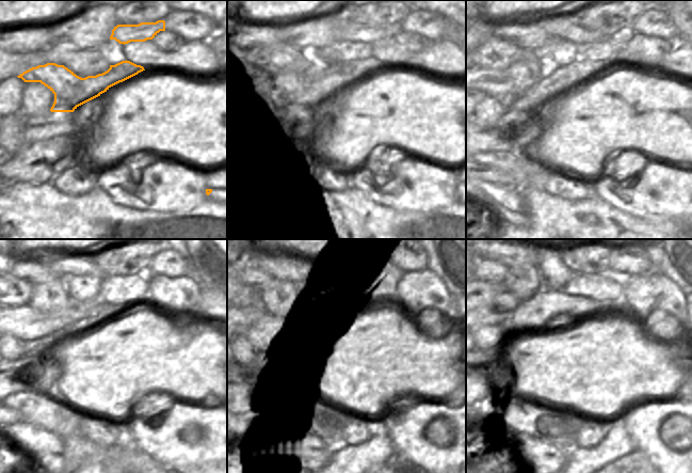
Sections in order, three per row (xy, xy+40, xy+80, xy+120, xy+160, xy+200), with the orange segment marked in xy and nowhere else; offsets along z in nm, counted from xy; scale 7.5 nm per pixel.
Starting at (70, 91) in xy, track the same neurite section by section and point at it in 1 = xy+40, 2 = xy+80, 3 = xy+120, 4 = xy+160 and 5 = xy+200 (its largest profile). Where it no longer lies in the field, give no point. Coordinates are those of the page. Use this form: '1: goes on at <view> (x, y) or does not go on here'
1: goes on at xy+40 (309, 88)
2: goes on at xy+80 (532, 66)
3: goes on at xy+120 (49, 298)
4: goes on at xy+160 (279, 297)
5: goes on at xy+200 (524, 281)

